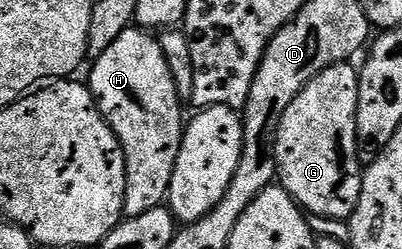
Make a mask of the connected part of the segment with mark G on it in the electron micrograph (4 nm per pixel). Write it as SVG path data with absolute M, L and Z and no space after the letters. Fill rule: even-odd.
M346 62L320 72L287 106L275 142L280 187L286 188L306 213L342 222L357 208L363 175L357 142L359 72L353 66Z

